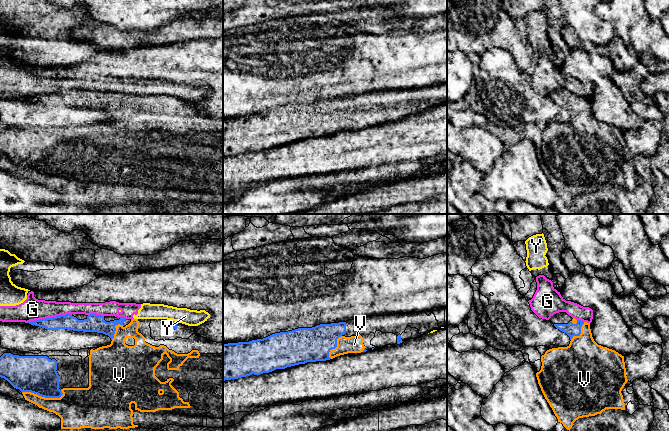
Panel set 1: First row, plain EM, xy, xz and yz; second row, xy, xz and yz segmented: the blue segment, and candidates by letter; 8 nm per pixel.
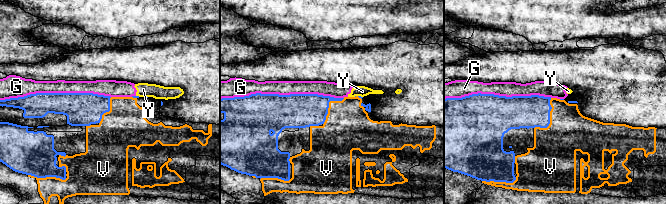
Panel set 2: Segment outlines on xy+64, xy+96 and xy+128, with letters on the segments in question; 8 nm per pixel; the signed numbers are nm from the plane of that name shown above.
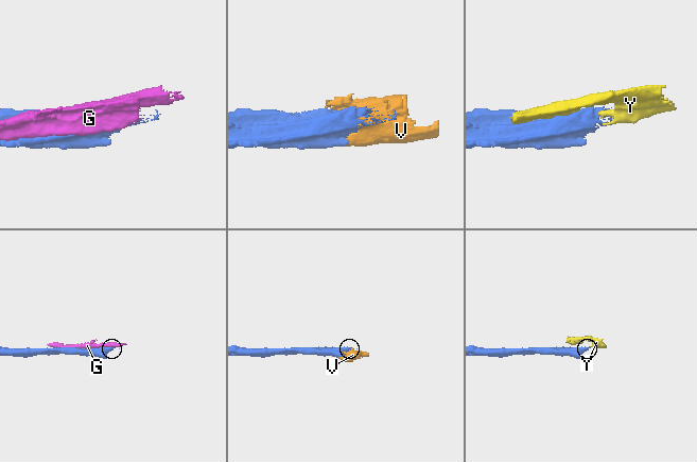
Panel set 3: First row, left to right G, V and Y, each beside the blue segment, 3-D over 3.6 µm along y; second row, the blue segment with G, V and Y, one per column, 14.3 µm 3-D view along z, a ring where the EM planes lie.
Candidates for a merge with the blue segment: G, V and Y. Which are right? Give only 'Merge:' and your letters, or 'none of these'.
Merge: V

